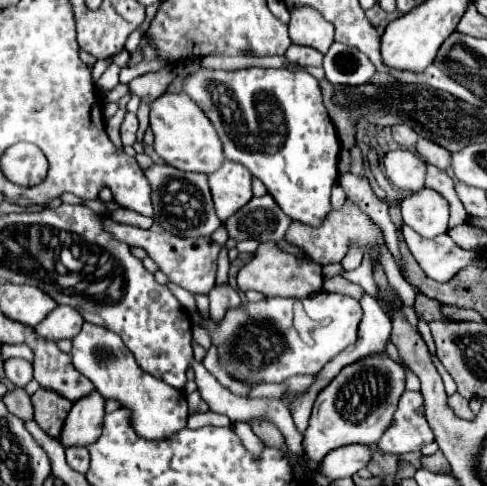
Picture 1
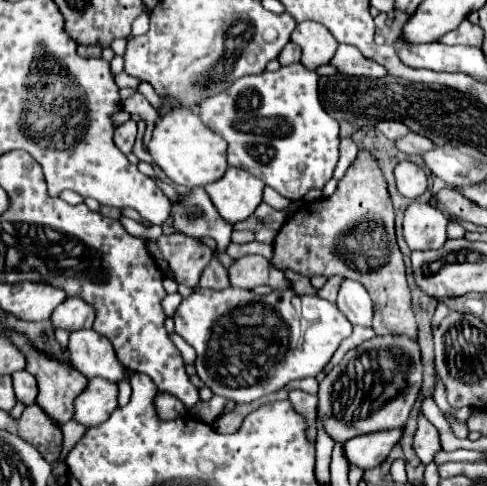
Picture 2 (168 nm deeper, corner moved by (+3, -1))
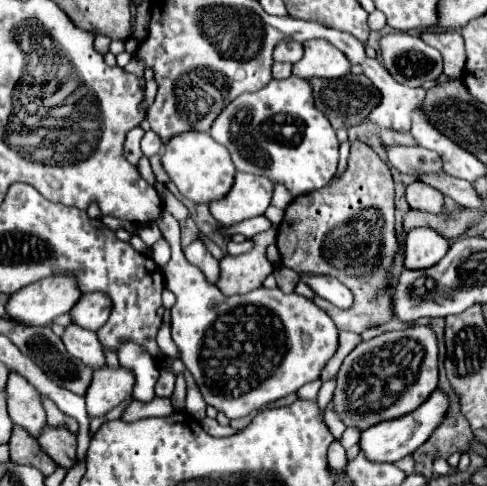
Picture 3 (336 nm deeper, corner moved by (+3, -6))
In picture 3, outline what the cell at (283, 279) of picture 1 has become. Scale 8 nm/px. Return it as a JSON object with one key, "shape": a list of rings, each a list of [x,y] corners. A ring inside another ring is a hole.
{"shape":[[[276,230],[254,236],[254,248],[248,254],[224,256],[220,260],[220,278],[216,286],[224,296],[246,294],[262,286],[262,280],[270,274],[270,262],[266,260],[266,246],[276,240]]]}

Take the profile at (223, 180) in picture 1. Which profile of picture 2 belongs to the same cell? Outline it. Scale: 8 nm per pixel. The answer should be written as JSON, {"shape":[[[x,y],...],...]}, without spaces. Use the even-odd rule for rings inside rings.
{"shape":[[[228,167],[222,179],[208,183],[204,189],[210,195],[220,217],[234,225],[252,215],[256,205],[262,201],[264,183],[248,175],[244,169]]]}

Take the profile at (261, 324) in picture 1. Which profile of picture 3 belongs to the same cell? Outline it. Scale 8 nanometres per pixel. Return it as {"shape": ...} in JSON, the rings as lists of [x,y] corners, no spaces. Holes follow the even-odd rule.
{"shape":[[[164,210],[164,212],[158,216],[156,224],[158,224],[162,236],[166,238],[166,242],[168,242],[170,248],[172,248],[172,258],[170,258],[170,262],[162,268],[164,286],[176,296],[176,304],[174,304],[172,310],[170,310],[170,312],[172,312],[172,322],[170,322],[170,326],[172,326],[172,340],[174,340],[174,344],[178,346],[180,360],[182,360],[184,366],[192,372],[192,376],[194,376],[194,380],[196,380],[196,384],[198,384],[198,388],[200,388],[200,392],[202,392],[202,396],[204,396],[204,400],[206,400],[208,406],[214,406],[218,412],[224,412],[230,420],[242,418],[242,416],[250,414],[252,410],[258,410],[258,408],[262,408],[262,406],[266,406],[266,404],[270,404],[270,402],[276,402],[278,398],[284,398],[284,396],[296,392],[298,388],[302,388],[304,384],[308,384],[308,382],[312,382],[312,380],[316,380],[316,378],[320,376],[320,370],[322,370],[324,364],[334,356],[334,352],[336,352],[336,348],[338,348],[338,328],[334,326],[332,318],[330,318],[324,310],[320,310],[312,300],[308,300],[308,298],[304,298],[304,296],[298,296],[298,294],[284,294],[284,292],[278,290],[278,288],[274,288],[274,290],[258,288],[258,290],[252,290],[252,292],[242,294],[242,296],[224,296],[222,292],[218,292],[218,288],[216,288],[214,284],[210,284],[210,282],[206,280],[206,276],[200,272],[200,268],[188,264],[188,260],[186,260],[186,256],[184,256],[184,252],[182,252],[182,246],[180,246],[180,226],[178,226],[178,220],[176,220],[170,212]]]}

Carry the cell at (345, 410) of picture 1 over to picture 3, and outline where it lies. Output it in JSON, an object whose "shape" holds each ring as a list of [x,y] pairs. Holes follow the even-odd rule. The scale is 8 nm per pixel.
{"shape":[[[410,326],[398,332],[386,332],[368,342],[360,342],[340,366],[336,376],[334,408],[346,426],[358,426],[360,430],[378,424],[380,420],[392,420],[418,408],[438,386],[438,340],[430,326]]]}

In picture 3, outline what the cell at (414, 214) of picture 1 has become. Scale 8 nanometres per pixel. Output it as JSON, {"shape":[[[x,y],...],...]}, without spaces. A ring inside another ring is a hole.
{"shape":[[[414,228],[406,236],[406,260],[408,270],[424,270],[434,266],[448,252],[448,240],[430,228]]]}

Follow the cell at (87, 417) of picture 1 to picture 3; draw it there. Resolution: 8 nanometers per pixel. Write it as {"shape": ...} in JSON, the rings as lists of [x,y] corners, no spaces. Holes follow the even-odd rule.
{"shape":[[[124,366],[96,368],[94,380],[86,392],[86,408],[90,418],[104,416],[114,406],[130,398],[134,382],[136,382],[134,374]]]}

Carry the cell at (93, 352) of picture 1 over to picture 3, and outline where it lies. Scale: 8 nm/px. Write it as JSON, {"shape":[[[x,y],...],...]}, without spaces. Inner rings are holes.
{"shape":[[[68,324],[60,338],[62,338],[66,350],[74,358],[82,360],[84,364],[90,364],[90,368],[100,368],[106,364],[96,332],[84,330],[78,324]]]}

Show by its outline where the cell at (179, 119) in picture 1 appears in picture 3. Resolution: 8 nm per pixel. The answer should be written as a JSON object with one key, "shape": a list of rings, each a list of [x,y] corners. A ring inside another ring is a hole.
{"shape":[[[184,132],[184,136],[174,136],[174,140],[164,146],[162,164],[180,194],[196,204],[210,204],[224,198],[234,184],[236,168],[230,154],[224,146],[216,144],[208,132]]]}

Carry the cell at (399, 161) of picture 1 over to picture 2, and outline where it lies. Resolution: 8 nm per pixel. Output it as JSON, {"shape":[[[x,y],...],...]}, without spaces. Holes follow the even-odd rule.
{"shape":[[[400,161],[394,169],[396,175],[396,187],[398,191],[408,197],[408,199],[416,199],[420,195],[426,193],[426,175],[424,169],[418,167],[412,161]]]}

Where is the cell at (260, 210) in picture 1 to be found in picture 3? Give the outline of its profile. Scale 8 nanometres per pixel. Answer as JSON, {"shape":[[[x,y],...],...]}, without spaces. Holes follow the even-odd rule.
{"shape":[[[278,184],[278,186],[274,188],[274,198],[272,198],[272,206],[276,206],[276,208],[282,208],[282,210],[284,210],[284,208],[286,208],[286,206],[288,206],[288,204],[292,202],[292,194],[288,194],[286,190],[288,190],[288,188],[286,188],[284,184],[282,184],[282,186]]]}

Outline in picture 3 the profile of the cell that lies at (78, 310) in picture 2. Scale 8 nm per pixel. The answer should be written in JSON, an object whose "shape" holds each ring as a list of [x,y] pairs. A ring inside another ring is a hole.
{"shape":[[[88,292],[70,310],[70,316],[74,324],[96,332],[108,320],[110,312],[112,312],[112,300],[104,292]]]}

